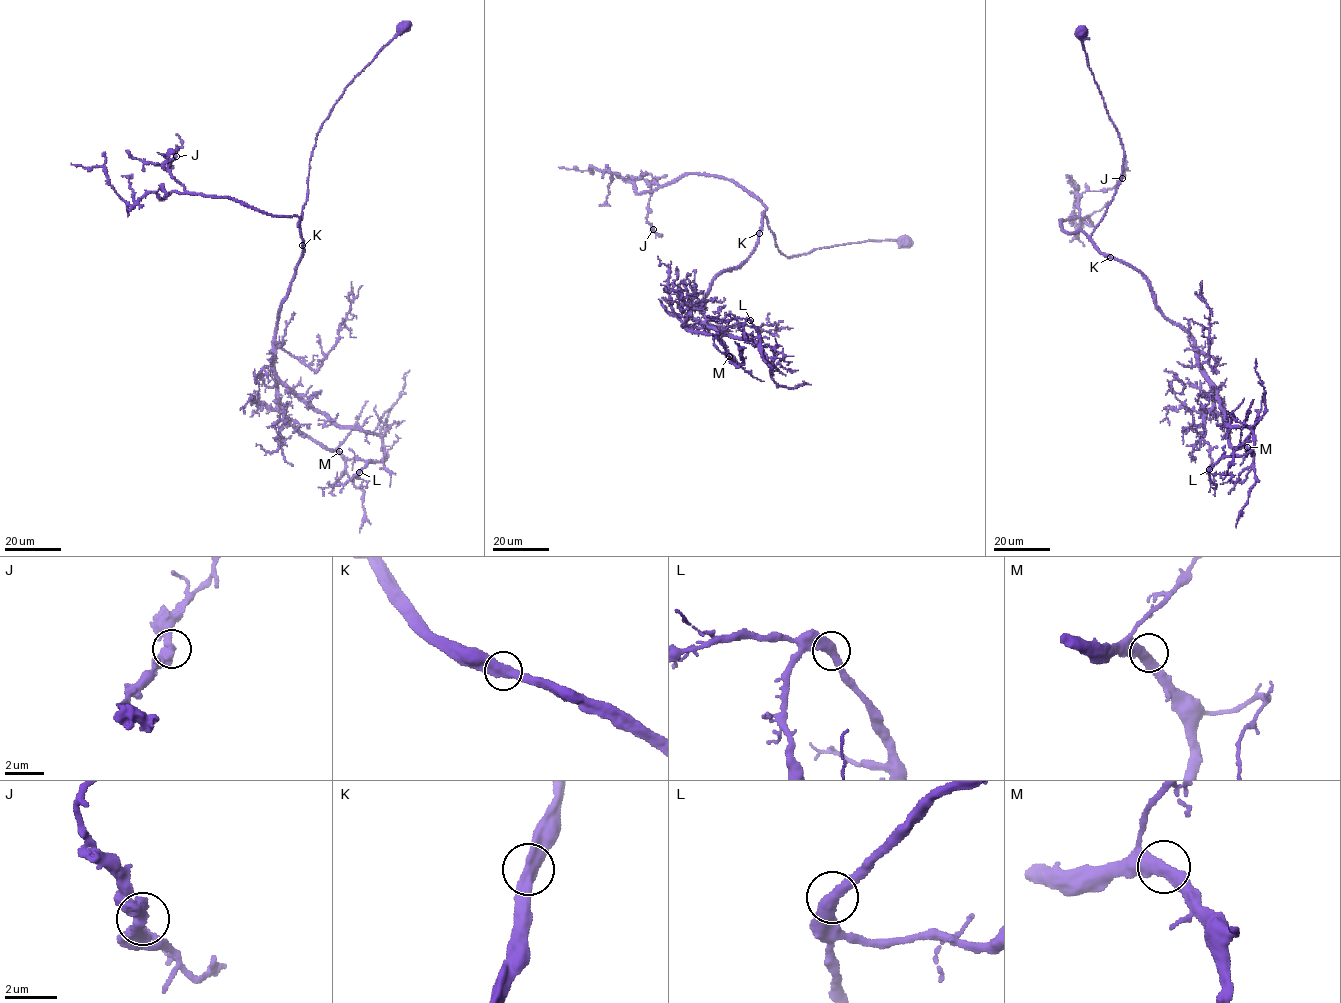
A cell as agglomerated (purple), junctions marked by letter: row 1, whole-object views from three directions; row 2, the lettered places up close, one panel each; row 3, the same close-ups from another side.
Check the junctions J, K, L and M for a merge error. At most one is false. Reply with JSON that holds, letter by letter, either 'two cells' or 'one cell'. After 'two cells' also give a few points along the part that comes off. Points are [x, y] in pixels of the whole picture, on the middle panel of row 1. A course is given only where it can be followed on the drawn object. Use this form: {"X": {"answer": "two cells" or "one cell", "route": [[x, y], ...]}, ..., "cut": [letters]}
{"J": {"answer": "one cell"}, "K": {"answer": "one cell"}, "L": {"answer": "one cell"}, "M": {"answer": "one cell"}, "cut": []}

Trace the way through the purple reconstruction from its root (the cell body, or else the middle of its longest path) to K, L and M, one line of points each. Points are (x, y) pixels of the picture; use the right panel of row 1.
K: (1082, 31), (1089, 67), (1123, 146), (1121, 182), (1091, 237), (1101, 252), (1111, 257)
L: (1082, 31), (1123, 157), (1091, 242), (1141, 274), (1190, 336), (1225, 423), (1253, 434), (1247, 454), (1209, 469)
M: (1082, 31), (1123, 157), (1091, 242), (1141, 274), (1155, 305), (1190, 336), (1223, 404), (1229, 443), (1247, 447)

